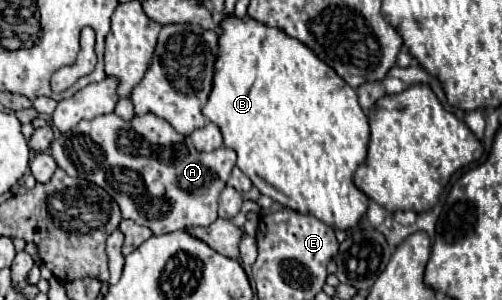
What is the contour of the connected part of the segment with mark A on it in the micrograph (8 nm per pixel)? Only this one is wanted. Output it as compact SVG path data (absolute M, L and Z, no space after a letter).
M115 113L99 115L93 121L81 121L75 129L61 133L51 143L51 155L67 175L81 177L103 187L117 201L123 219L149 227L155 235L195 225L211 225L218 218L219 193L227 185L231 169L235 167L233 149L219 147L211 153L197 151L189 137L177 133L165 119L155 117L153 113L133 117L131 121L123 121Z

